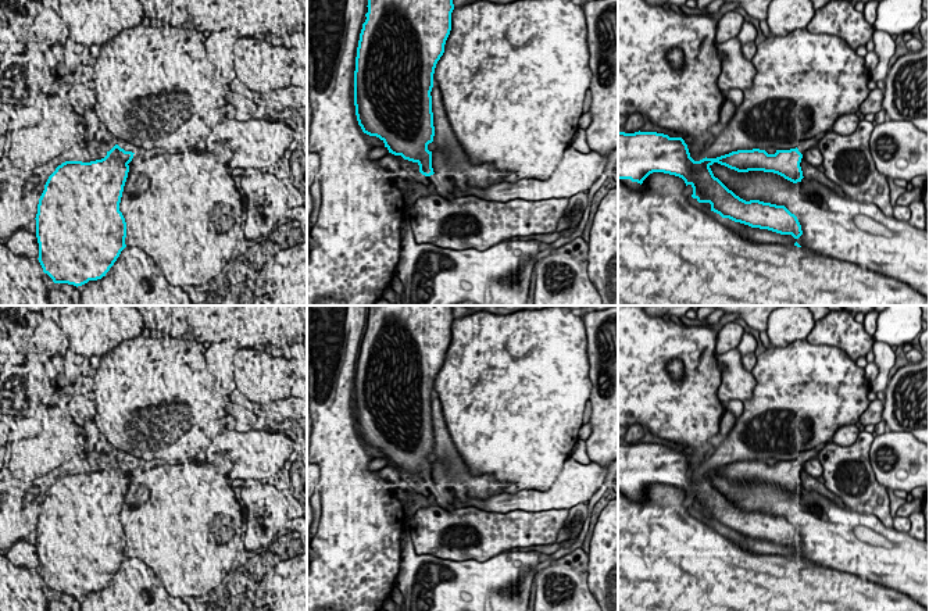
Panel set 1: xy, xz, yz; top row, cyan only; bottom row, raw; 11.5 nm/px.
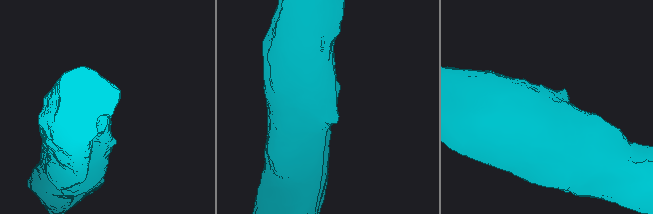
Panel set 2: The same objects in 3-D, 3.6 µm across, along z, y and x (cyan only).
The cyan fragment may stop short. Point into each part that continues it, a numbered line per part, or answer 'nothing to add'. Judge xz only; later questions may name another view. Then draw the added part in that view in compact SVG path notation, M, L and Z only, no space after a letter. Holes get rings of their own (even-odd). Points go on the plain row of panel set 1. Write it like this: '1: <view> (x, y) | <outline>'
1: xz (443, 497) | M435 483L433 486L429 487L429 490L439 507L450 512L457 510L453 504L454 499L453 494L443 485Z

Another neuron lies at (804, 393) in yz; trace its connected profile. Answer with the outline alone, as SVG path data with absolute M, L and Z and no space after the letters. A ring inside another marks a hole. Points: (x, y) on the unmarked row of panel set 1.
M807 339L786 347L767 349L757 357L751 374L757 380L753 396L743 401L743 412L728 437L705 460L707 469L737 461L796 460L801 451L833 442L842 426L860 425L860 418L871 403L865 369L843 350L811 344Z

